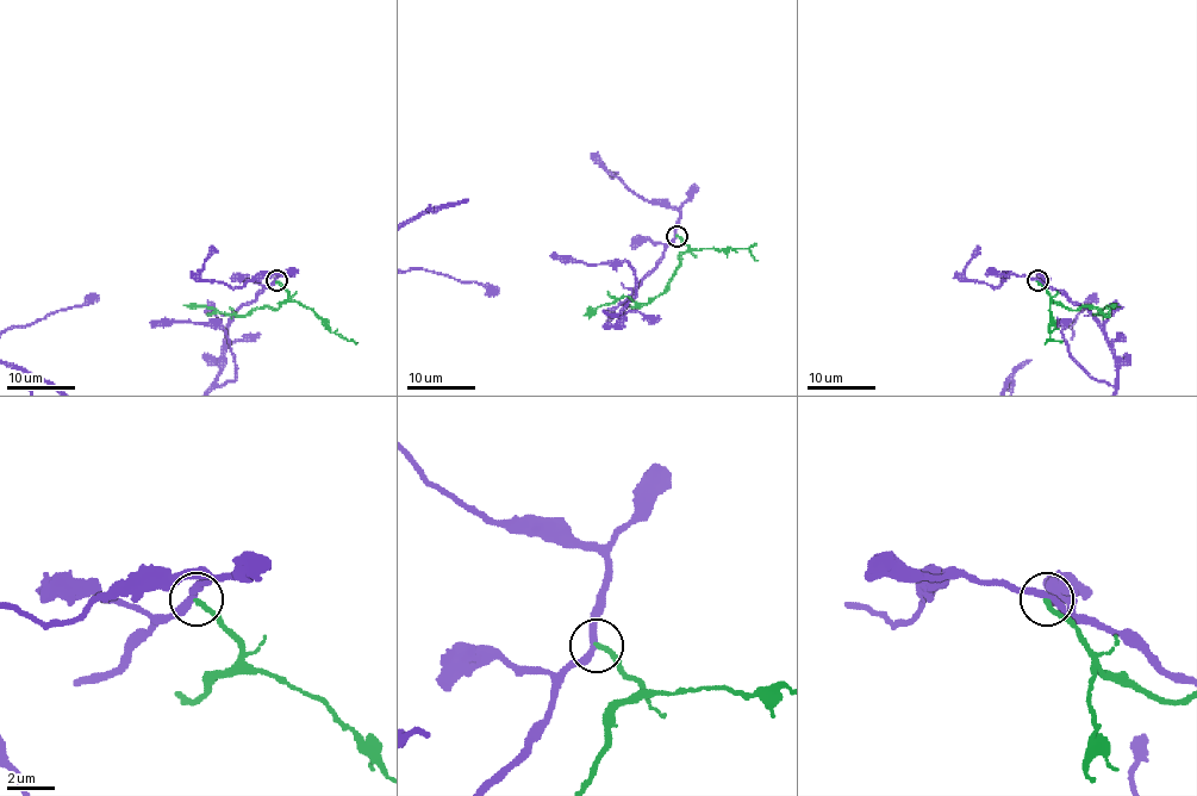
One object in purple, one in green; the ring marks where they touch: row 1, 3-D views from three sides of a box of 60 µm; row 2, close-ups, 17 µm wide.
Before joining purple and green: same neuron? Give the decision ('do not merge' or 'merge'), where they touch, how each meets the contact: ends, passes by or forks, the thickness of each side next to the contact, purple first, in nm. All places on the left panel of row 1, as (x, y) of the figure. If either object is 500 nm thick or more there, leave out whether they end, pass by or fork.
do not merge | (276, 280) | purple passes by | green ends | 280/200 nm

